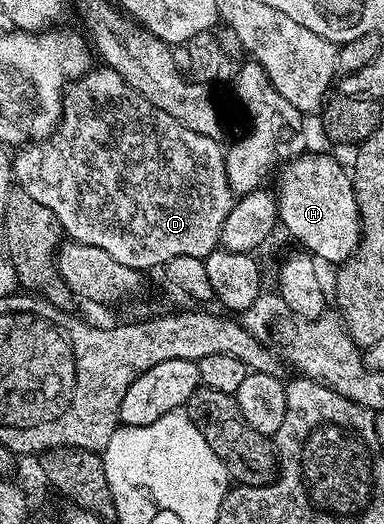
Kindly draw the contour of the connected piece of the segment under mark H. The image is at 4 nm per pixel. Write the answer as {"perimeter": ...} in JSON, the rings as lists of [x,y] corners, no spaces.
{"perimeter":[[[307,152],[298,158],[285,163],[277,171],[278,190],[276,197],[278,204],[278,222],[281,229],[286,229],[303,251],[309,252],[315,259],[323,258],[326,262],[341,264],[347,262],[354,255],[354,249],[362,239],[362,221],[358,218],[358,205],[356,204],[356,192],[354,191],[354,179],[334,158],[326,154],[313,154]]]}

